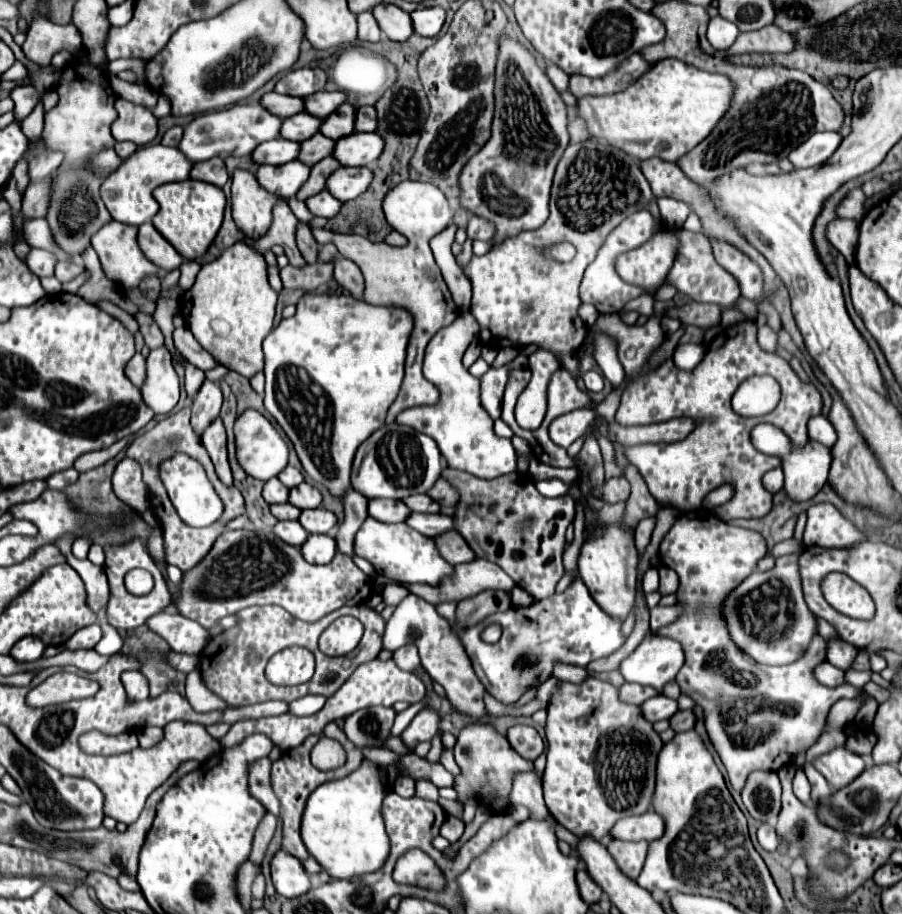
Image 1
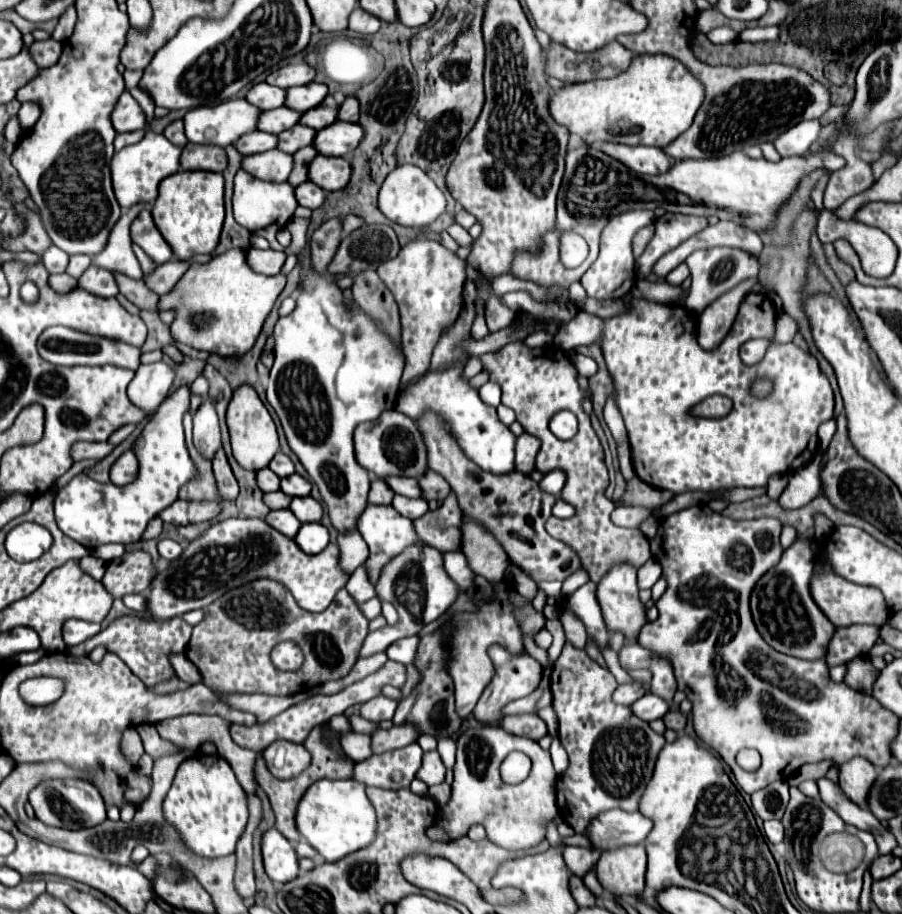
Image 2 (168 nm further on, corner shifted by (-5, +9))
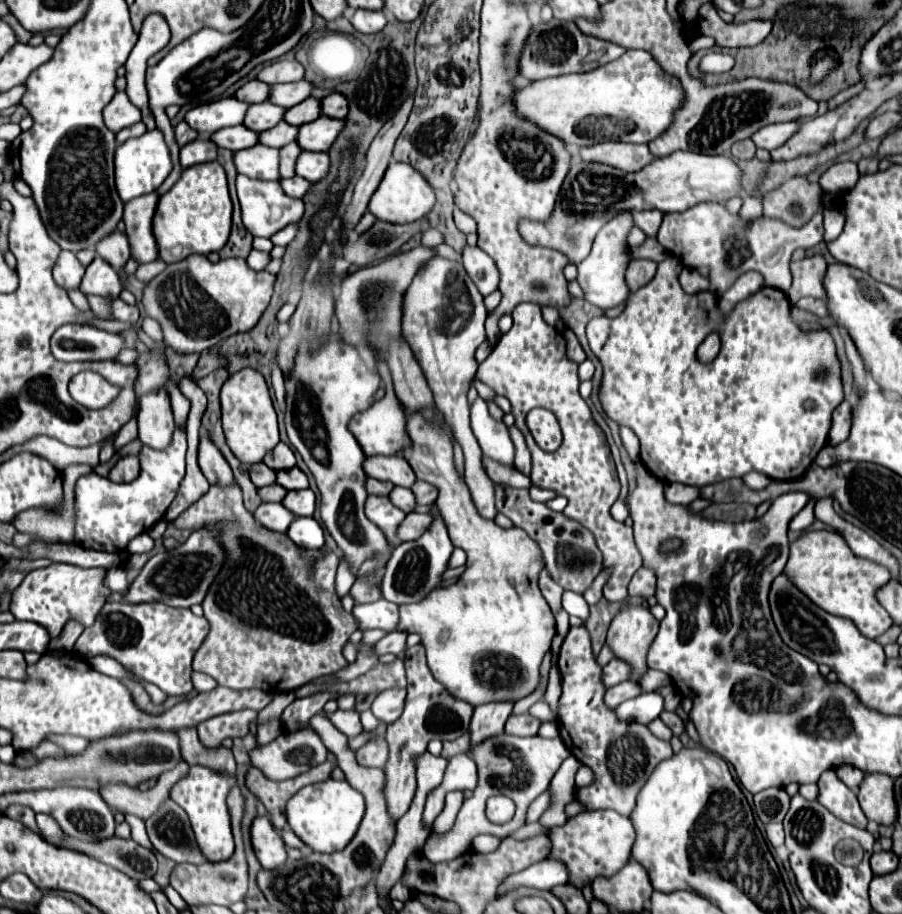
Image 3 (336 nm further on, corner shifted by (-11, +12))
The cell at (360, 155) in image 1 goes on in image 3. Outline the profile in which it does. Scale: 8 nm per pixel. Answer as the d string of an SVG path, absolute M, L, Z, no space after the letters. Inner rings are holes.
M319 116L317 120L313 120L311 124L299 126L297 132L297 144L301 150L313 150L313 152L327 152L333 144L333 140L337 138L337 134L341 132L343 122L335 120L335 118L327 118L327 116Z

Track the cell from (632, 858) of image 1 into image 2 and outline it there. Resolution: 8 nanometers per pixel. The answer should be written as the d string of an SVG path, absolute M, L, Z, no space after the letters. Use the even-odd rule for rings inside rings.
M627 845L605 851L597 865L599 883L615 895L639 895L645 889L645 845Z

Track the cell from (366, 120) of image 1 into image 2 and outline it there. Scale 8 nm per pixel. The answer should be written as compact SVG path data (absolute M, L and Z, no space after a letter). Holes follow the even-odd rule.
M345 97L339 109L339 119L341 121L359 121L359 115L361 115L359 101L355 97Z

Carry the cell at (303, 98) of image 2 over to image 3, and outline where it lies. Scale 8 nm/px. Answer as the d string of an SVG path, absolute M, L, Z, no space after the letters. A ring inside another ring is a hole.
M307 80L301 82L291 82L291 84L275 84L269 90L269 102L281 106L281 108L291 108L299 102L303 102L305 98L309 98L313 84L309 84Z

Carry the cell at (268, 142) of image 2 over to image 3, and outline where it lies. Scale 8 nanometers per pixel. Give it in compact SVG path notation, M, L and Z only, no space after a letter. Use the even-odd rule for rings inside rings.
M243 124L239 126L233 126L233 128L221 128L217 130L211 140L219 146L219 148L227 148L231 152L237 152L237 150L245 150L245 148L251 148L255 146L259 140L257 140L257 132L245 128Z

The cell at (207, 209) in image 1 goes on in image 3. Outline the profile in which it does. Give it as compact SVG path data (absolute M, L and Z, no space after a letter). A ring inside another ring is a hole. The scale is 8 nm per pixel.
M219 162L195 164L183 170L179 182L159 198L153 218L153 234L157 240L159 260L171 264L185 260L191 254L219 252L229 238L231 212L233 206L227 190L227 178Z

